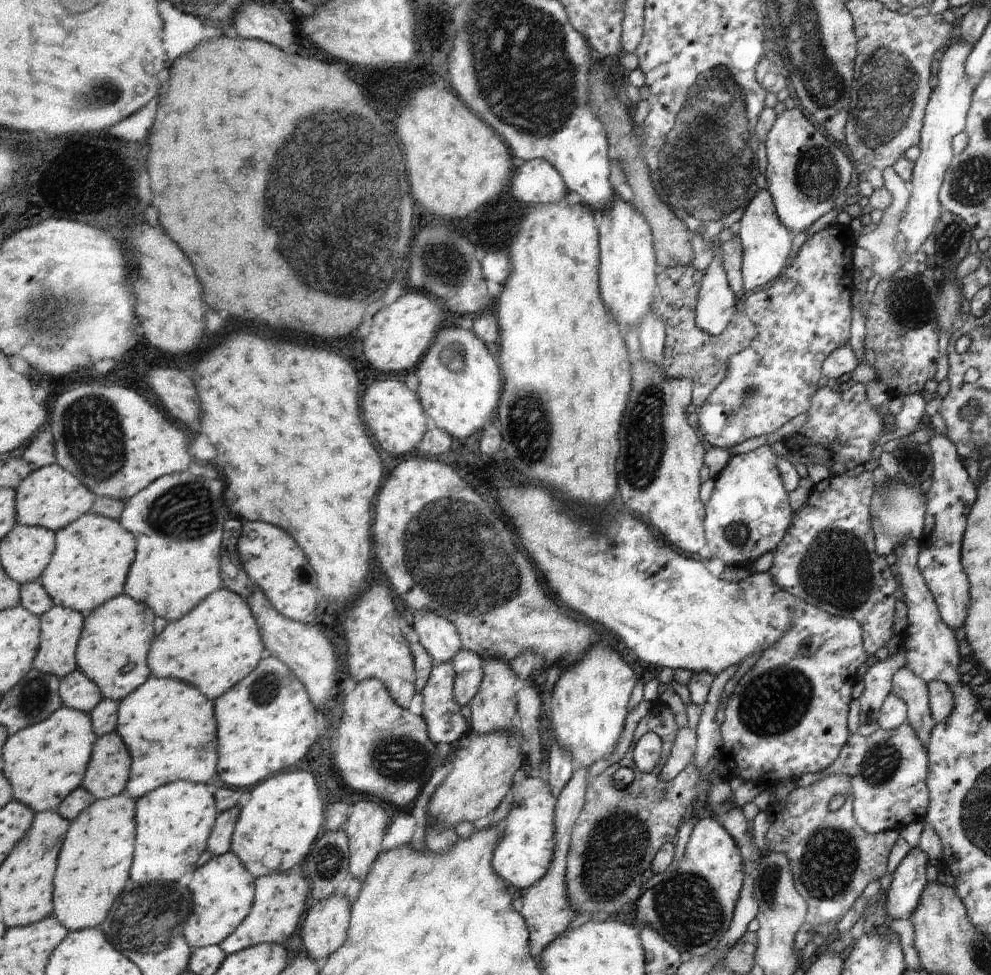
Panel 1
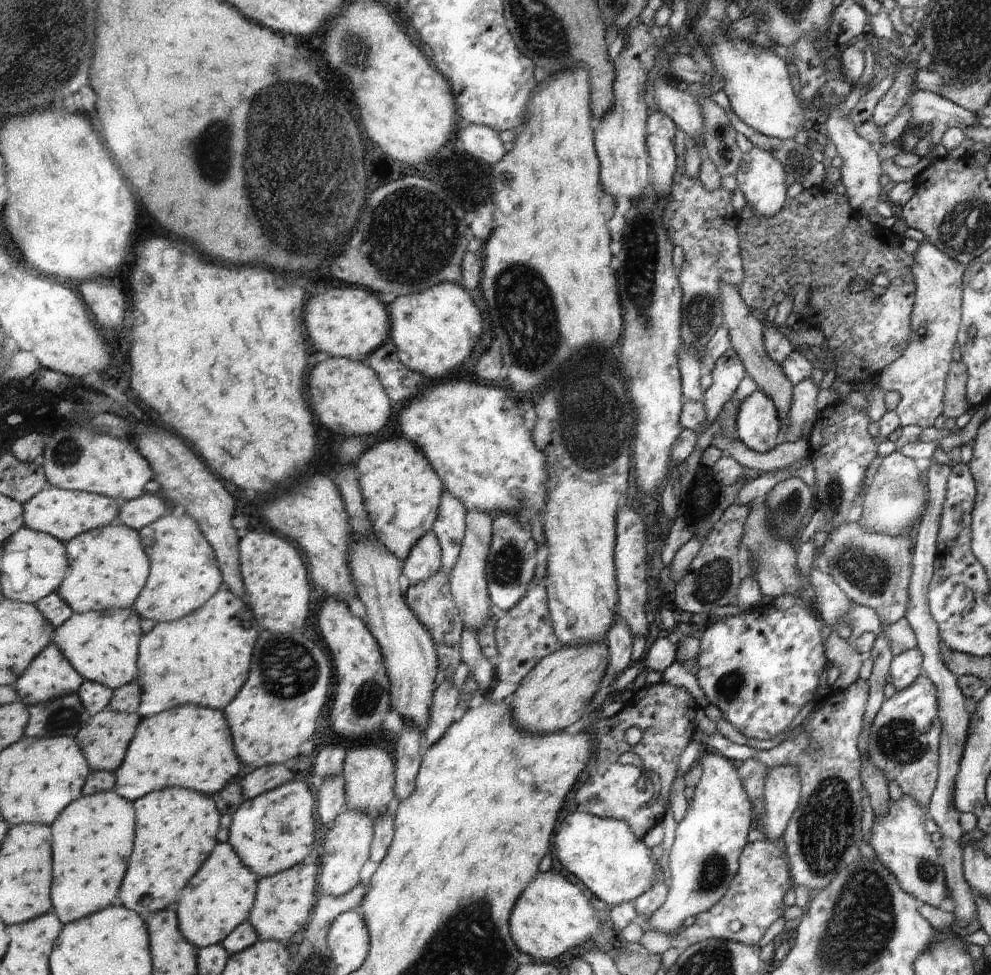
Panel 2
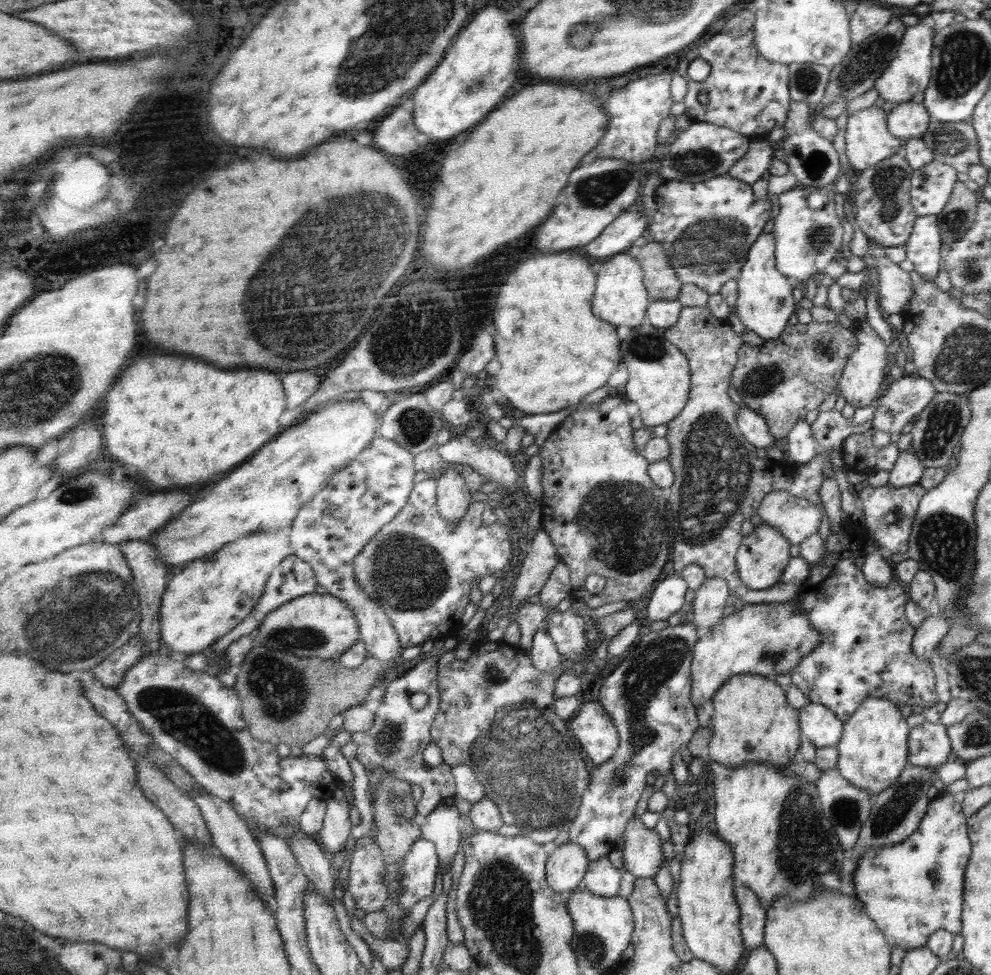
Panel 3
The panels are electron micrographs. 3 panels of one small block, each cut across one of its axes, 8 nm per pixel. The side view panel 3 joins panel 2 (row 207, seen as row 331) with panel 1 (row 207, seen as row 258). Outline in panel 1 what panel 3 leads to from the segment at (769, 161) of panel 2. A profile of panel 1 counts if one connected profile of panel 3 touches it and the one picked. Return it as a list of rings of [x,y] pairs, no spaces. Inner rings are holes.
[[[762,189],[757,195],[754,195],[752,202],[735,229],[738,238],[741,240],[743,252],[741,296],[744,296],[760,288],[765,288],[782,274],[786,258],[790,254],[790,248],[792,248],[794,235],[776,214],[772,195],[767,189]]]

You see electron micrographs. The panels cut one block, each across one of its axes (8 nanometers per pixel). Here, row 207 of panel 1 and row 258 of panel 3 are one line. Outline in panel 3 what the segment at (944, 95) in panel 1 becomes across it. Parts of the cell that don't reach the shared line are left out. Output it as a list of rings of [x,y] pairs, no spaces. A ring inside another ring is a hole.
[[[937,216],[918,217],[904,247],[907,259],[914,265],[914,271],[923,280],[934,281],[941,272],[939,260],[942,260],[942,237]]]

